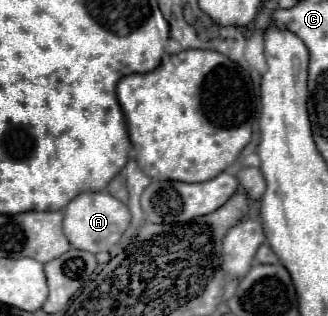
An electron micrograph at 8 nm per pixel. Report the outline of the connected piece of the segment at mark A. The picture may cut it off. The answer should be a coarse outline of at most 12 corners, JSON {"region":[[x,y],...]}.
{"region":[[105,190],[65,206],[75,248],[111,250],[131,224],[129,208]]}

